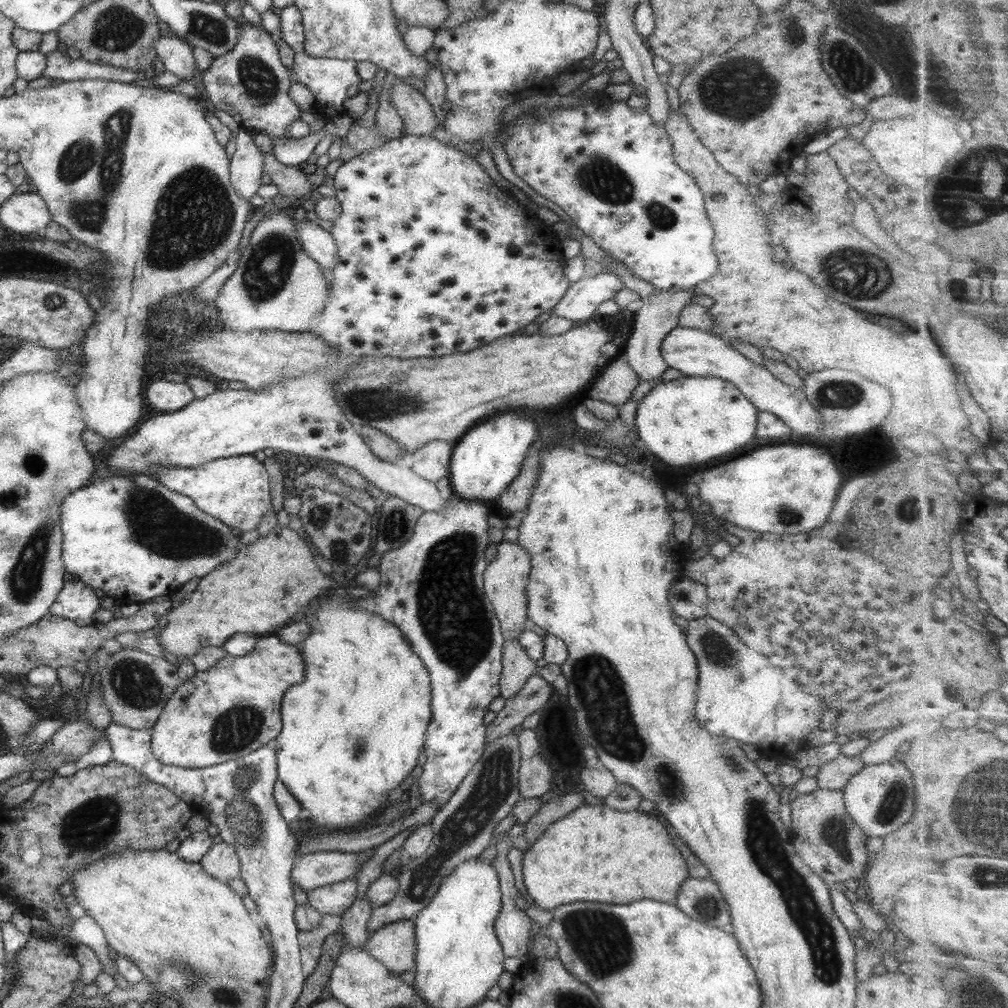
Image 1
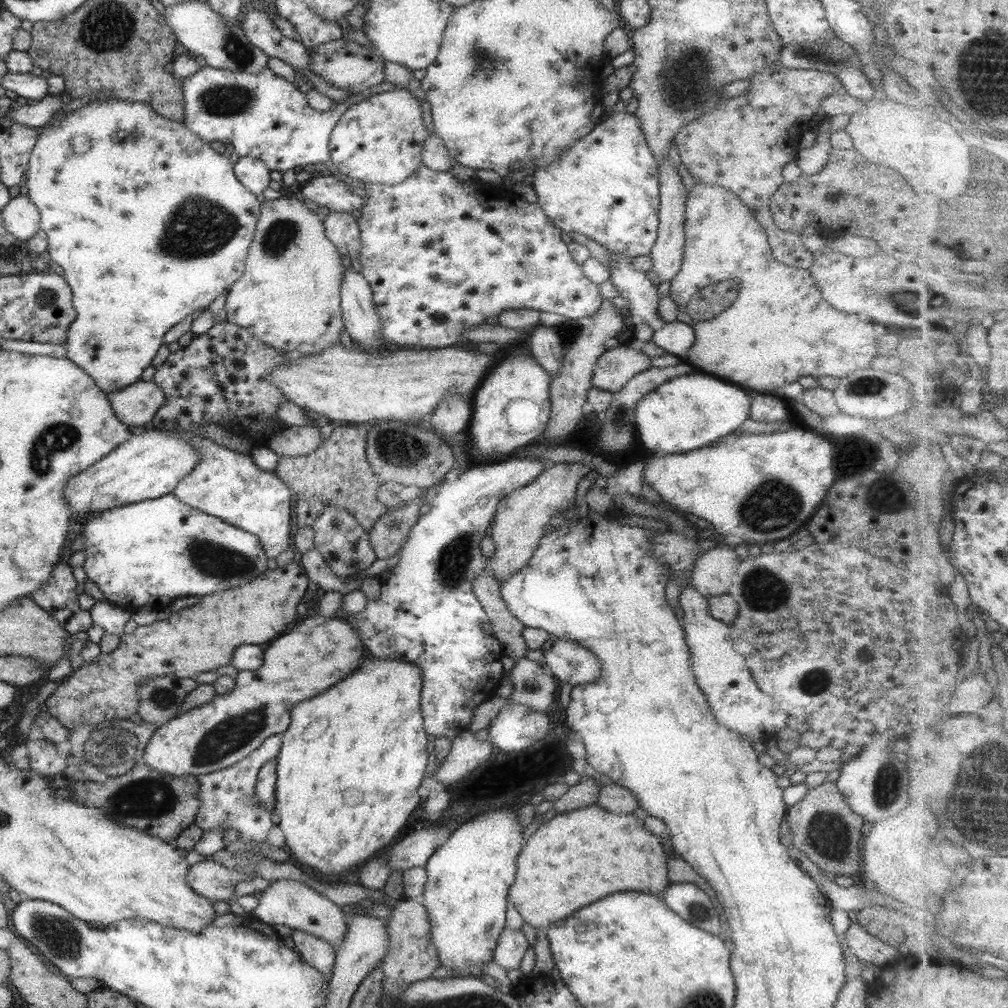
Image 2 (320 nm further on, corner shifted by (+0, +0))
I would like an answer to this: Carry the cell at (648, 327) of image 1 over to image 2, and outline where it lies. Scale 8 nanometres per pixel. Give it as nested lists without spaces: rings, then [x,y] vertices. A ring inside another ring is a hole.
[[[664,158],[657,164],[658,178],[658,223],[656,237],[648,254],[651,258],[651,270],[657,274],[659,283],[672,279],[679,270],[684,255],[684,208],[686,201],[685,187],[679,175],[671,166],[671,162]]]

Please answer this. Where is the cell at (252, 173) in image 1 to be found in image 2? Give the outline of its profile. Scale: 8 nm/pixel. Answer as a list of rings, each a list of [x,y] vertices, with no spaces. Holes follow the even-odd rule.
[[[251,156],[239,157],[234,163],[235,179],[254,195],[268,190],[269,172],[263,161]]]

